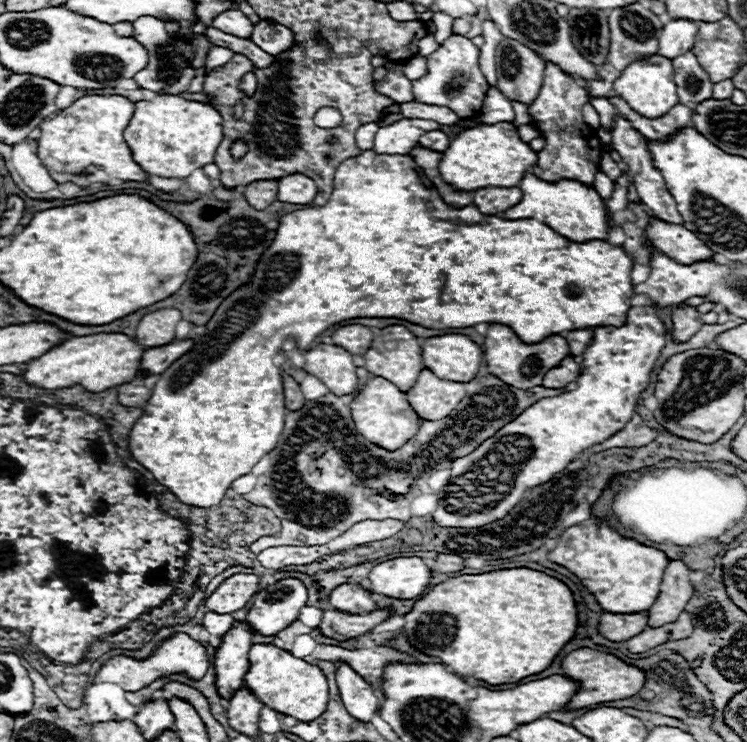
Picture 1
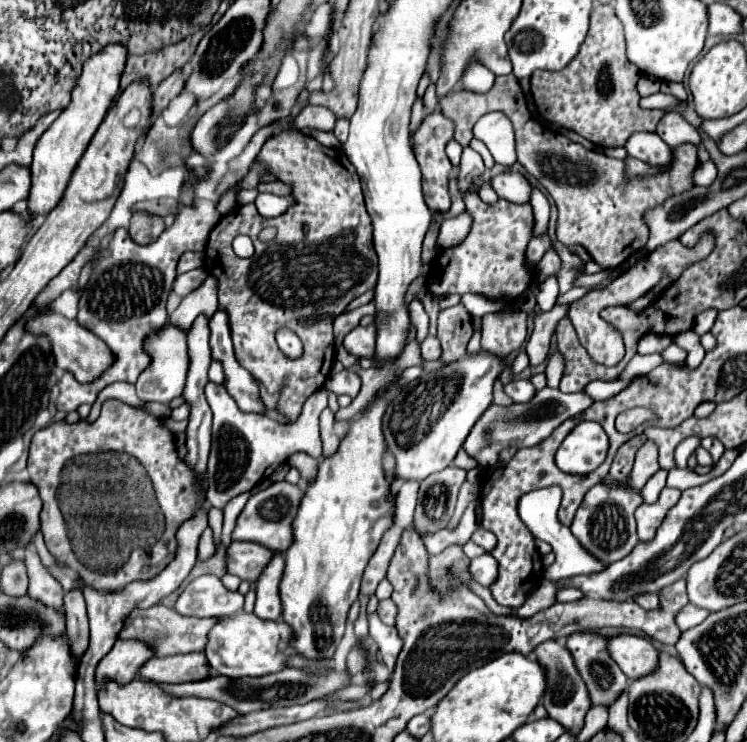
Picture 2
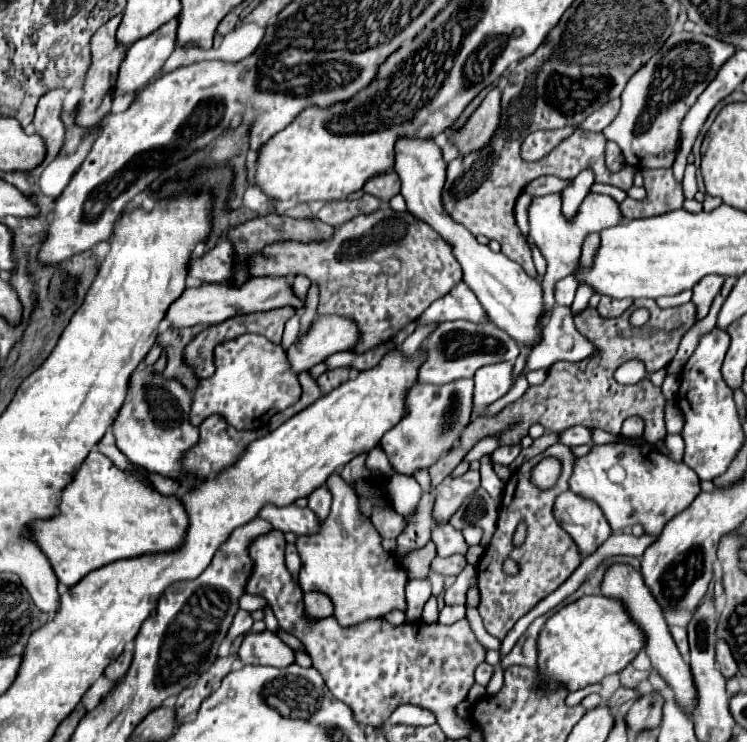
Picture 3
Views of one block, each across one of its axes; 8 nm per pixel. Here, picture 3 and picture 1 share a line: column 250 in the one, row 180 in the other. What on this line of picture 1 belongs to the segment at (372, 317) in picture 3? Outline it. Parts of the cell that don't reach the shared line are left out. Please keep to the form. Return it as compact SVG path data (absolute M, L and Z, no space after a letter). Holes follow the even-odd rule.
M256 180L256 182L246 186L244 198L248 200L250 206L262 210L276 200L276 192L278 192L278 182L276 180Z

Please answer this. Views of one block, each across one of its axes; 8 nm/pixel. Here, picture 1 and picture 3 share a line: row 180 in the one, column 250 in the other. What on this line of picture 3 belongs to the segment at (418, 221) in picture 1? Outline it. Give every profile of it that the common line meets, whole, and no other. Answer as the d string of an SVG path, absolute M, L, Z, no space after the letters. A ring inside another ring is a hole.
M242 334L214 348L214 376L200 380L192 394L190 424L200 426L208 416L218 414L236 430L256 430L294 402L302 394L298 374L290 368L282 344L274 344L258 334Z

